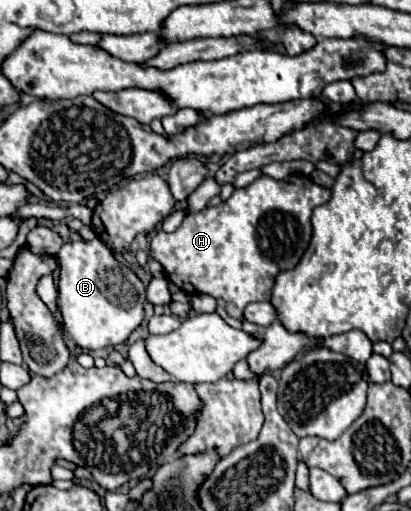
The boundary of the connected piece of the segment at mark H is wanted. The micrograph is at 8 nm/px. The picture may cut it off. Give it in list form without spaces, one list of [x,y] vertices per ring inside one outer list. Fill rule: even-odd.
[[[261,176],[261,178],[257,178],[253,184],[249,184],[247,188],[235,190],[229,200],[225,200],[225,202],[221,202],[221,204],[217,204],[217,206],[207,206],[205,210],[195,212],[195,214],[187,214],[187,216],[183,218],[181,226],[179,226],[175,232],[167,234],[167,232],[159,230],[159,232],[151,238],[151,252],[149,252],[149,254],[151,254],[153,260],[157,260],[157,262],[163,266],[165,276],[167,276],[175,286],[179,286],[183,292],[187,292],[187,294],[197,294],[197,292],[201,292],[201,294],[209,294],[209,296],[213,296],[213,298],[223,298],[223,300],[227,302],[227,314],[229,314],[231,318],[241,320],[241,318],[243,318],[243,308],[245,308],[247,304],[251,304],[251,302],[269,300],[269,298],[271,298],[271,290],[273,290],[273,282],[275,282],[277,274],[279,274],[281,270],[293,270],[293,268],[297,266],[297,262],[303,258],[303,254],[305,254],[305,250],[307,250],[307,246],[309,246],[309,240],[311,240],[311,214],[313,214],[313,208],[325,204],[329,198],[331,198],[331,188],[319,186],[319,184],[311,182],[309,178],[295,178],[295,182],[289,182],[289,180],[275,180],[275,178],[271,178],[271,176]]]

